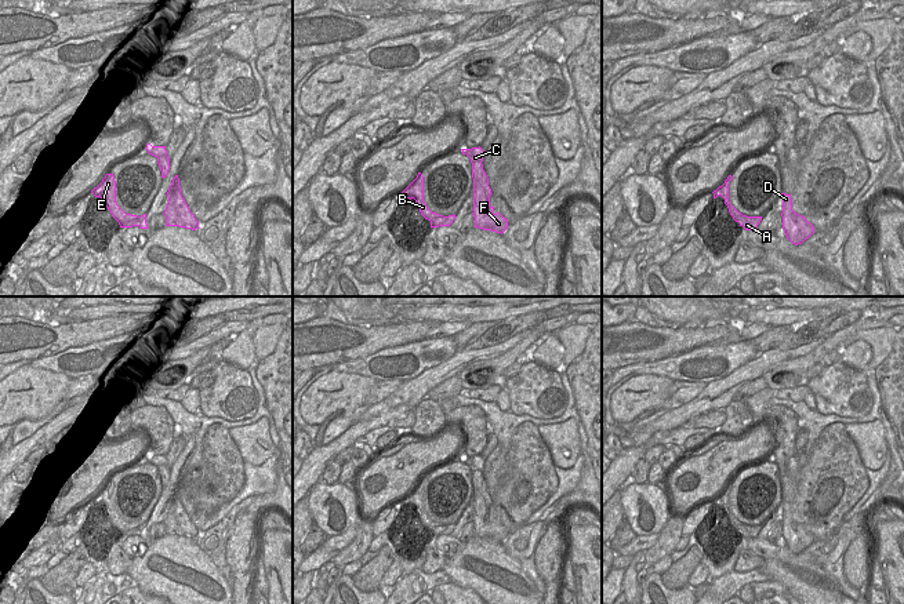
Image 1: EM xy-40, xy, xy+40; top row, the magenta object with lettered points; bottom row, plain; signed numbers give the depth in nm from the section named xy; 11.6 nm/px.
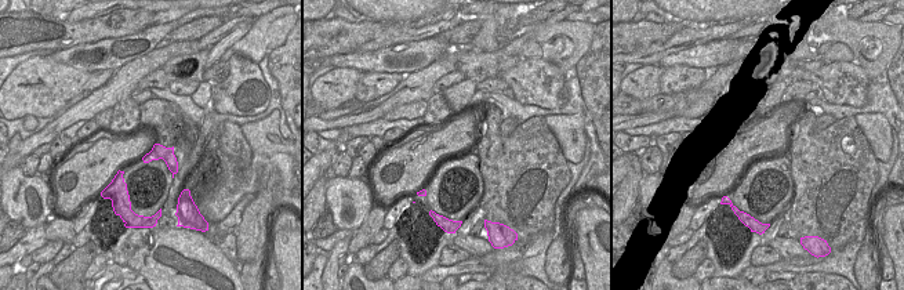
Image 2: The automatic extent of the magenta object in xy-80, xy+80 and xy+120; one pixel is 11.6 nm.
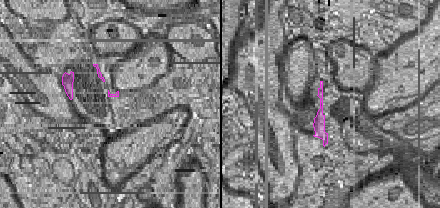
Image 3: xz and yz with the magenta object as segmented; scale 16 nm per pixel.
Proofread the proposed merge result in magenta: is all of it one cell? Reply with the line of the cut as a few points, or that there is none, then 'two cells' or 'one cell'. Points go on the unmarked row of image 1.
no cut | one cell

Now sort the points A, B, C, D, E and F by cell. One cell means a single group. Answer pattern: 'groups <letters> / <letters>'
groups A B C D E F

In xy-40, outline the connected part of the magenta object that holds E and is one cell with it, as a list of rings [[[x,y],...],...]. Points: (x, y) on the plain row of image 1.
[[[106,483],[102,491],[91,499],[95,506],[108,516],[112,525],[119,531],[120,536],[139,535],[148,538],[146,523],[138,525],[126,523],[116,512],[116,490],[113,483]]]

